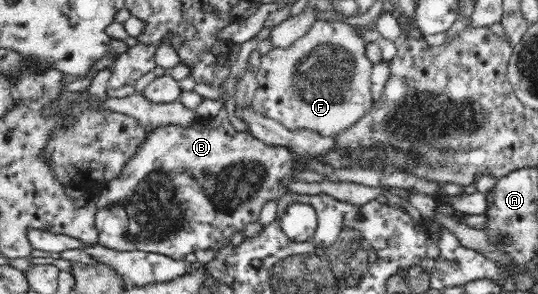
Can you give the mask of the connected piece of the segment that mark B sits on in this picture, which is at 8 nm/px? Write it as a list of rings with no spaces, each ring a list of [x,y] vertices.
[[[220,109],[211,119],[196,116],[192,126],[160,126],[146,136],[136,154],[128,160],[123,174],[102,185],[94,194],[99,244],[120,252],[124,244],[148,244],[150,252],[168,255],[174,260],[183,260],[189,253],[199,250],[212,250],[216,254],[229,246],[232,236],[243,232],[246,224],[259,221],[265,203],[278,202],[288,193],[287,185],[296,182],[292,175],[299,170],[296,161],[299,158],[303,156],[288,147],[268,146],[247,130],[236,131],[226,109]]]

